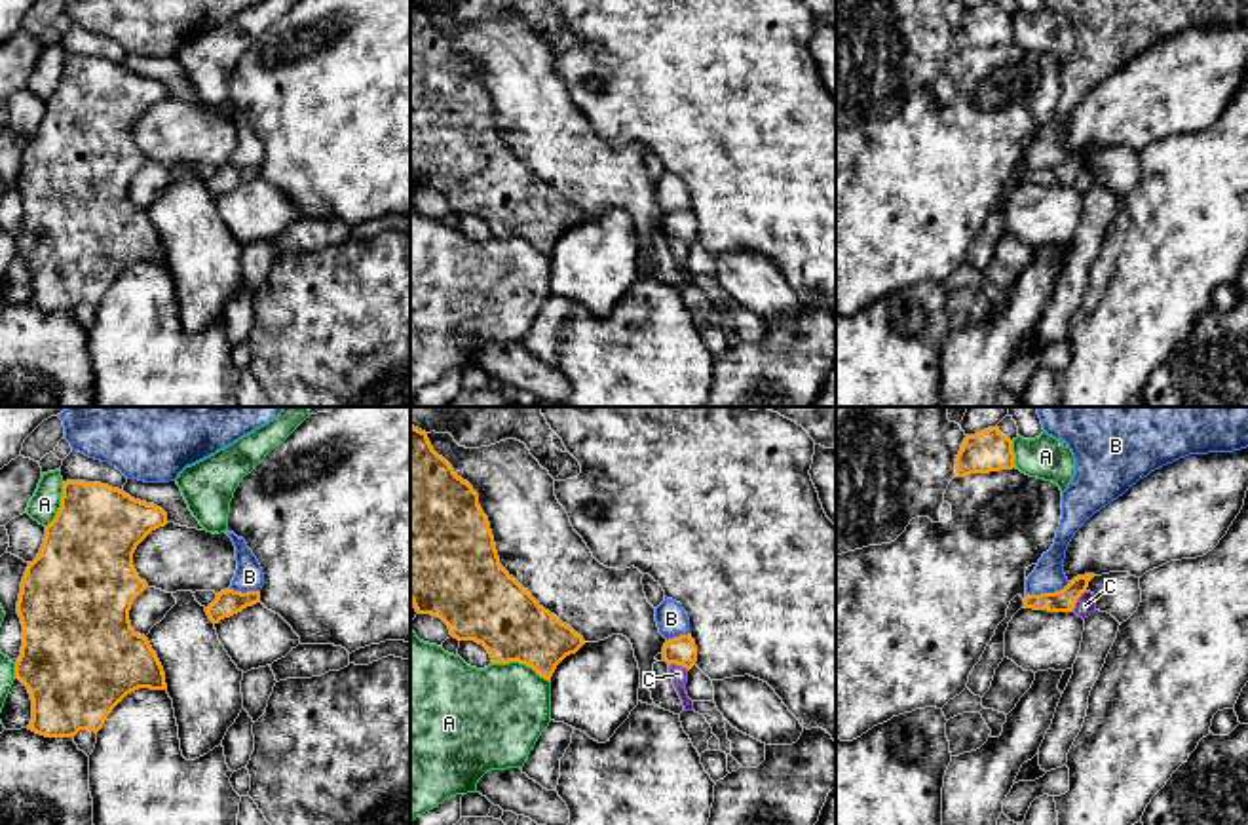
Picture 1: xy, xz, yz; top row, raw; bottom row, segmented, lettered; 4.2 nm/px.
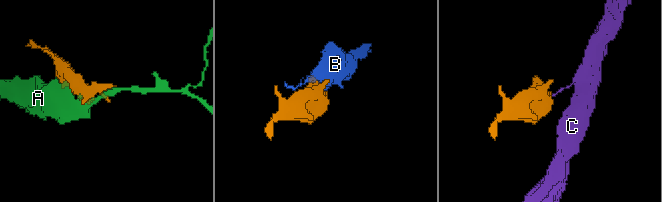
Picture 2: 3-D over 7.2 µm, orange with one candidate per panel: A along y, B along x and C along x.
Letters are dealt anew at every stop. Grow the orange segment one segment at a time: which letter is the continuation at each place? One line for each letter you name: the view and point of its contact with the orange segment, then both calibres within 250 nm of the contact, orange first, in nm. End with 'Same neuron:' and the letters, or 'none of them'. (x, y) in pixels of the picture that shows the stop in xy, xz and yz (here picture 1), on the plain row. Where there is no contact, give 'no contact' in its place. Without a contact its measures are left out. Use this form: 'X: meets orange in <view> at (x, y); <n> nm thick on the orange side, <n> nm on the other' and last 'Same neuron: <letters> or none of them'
Same neuron: none of them

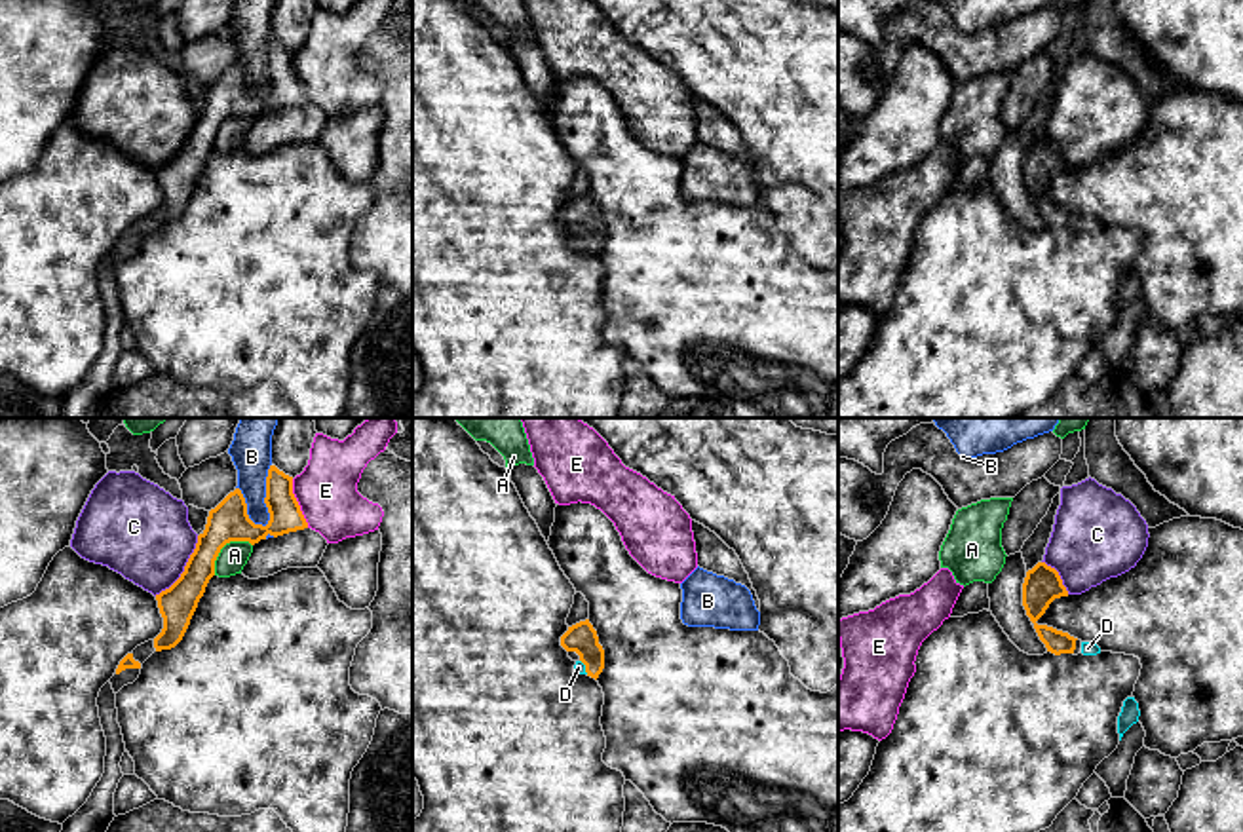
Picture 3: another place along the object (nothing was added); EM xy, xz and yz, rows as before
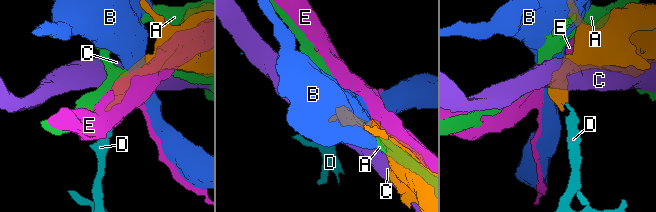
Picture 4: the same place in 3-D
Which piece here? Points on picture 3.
D: meets orange in xz at (586, 242); 130 nm thick on the orange side, 50 nm on the other
Same neuron: D

